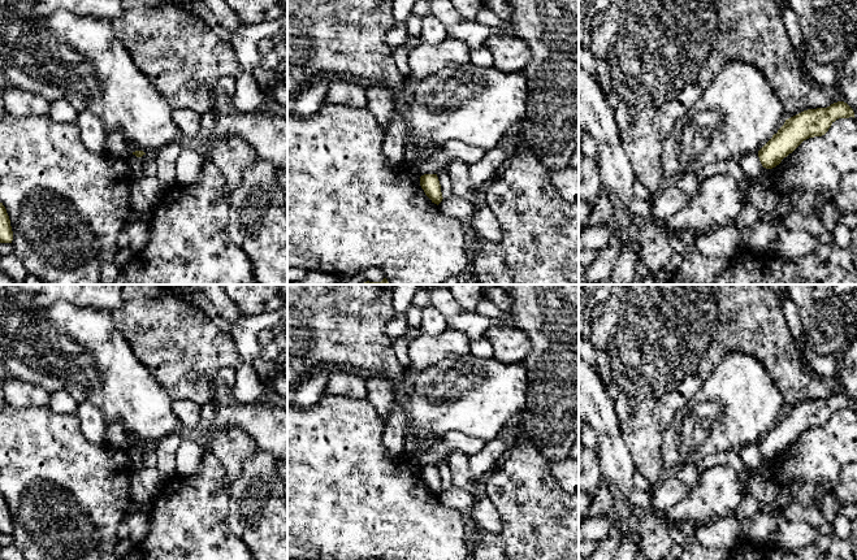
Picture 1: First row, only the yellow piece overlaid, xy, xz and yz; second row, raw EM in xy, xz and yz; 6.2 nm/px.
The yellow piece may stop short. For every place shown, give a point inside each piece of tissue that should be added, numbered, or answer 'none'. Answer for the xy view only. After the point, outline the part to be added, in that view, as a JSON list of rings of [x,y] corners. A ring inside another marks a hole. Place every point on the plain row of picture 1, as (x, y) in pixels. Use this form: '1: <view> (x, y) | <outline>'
none

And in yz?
none

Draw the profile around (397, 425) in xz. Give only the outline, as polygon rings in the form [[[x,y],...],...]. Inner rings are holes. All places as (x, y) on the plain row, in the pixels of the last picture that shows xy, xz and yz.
[[[398,399],[391,405],[382,437],[385,455],[397,460],[406,453],[406,434],[408,431],[408,414]]]

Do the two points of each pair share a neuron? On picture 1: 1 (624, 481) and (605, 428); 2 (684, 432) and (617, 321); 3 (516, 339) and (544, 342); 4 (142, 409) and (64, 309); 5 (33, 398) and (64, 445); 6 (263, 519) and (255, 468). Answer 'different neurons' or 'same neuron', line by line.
1: same neuron
2: different neurons
3: different neurons
4: same neuron
5: different neurons
6: same neuron

